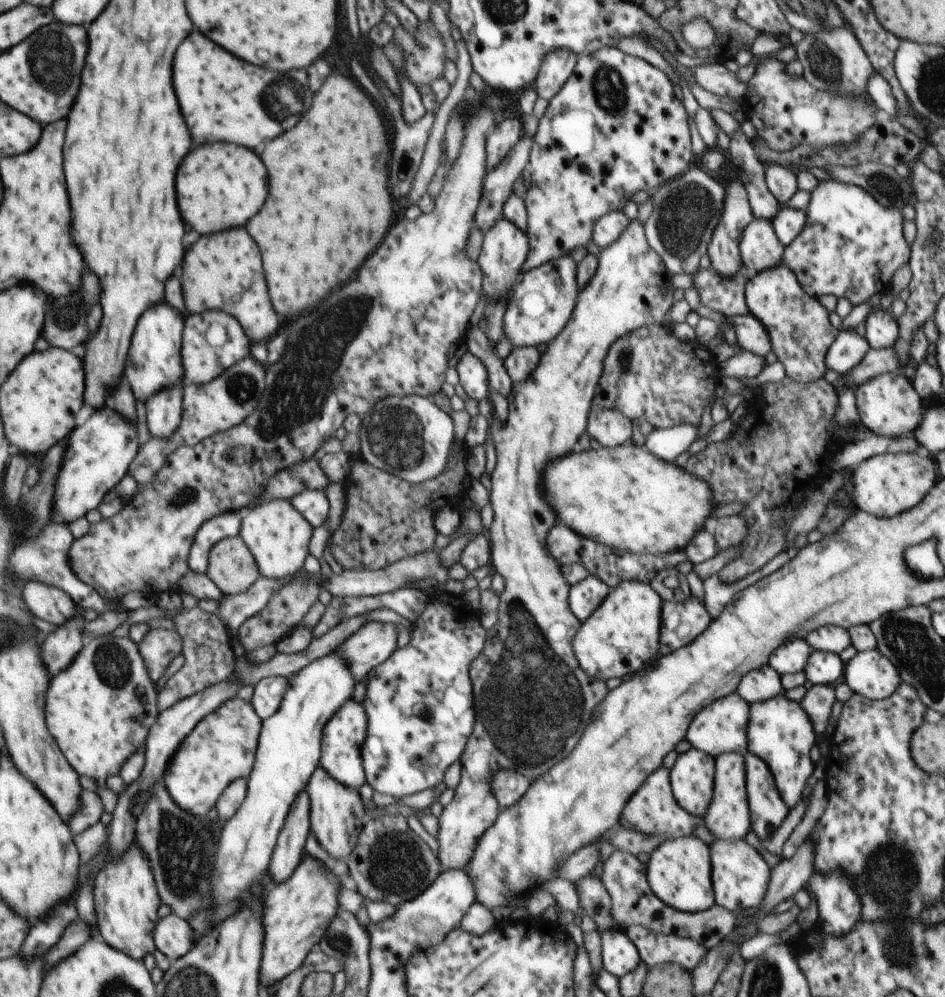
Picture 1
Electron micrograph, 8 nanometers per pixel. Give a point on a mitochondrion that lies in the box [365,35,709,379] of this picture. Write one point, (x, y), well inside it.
(607, 80)

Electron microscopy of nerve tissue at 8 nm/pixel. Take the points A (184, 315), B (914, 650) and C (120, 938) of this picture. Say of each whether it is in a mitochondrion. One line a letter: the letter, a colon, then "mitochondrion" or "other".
A: other
B: mitochondrion
C: other

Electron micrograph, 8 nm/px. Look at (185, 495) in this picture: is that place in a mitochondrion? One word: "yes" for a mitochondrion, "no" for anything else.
yes

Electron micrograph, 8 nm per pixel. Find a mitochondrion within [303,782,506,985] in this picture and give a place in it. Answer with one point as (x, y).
(394, 863)

